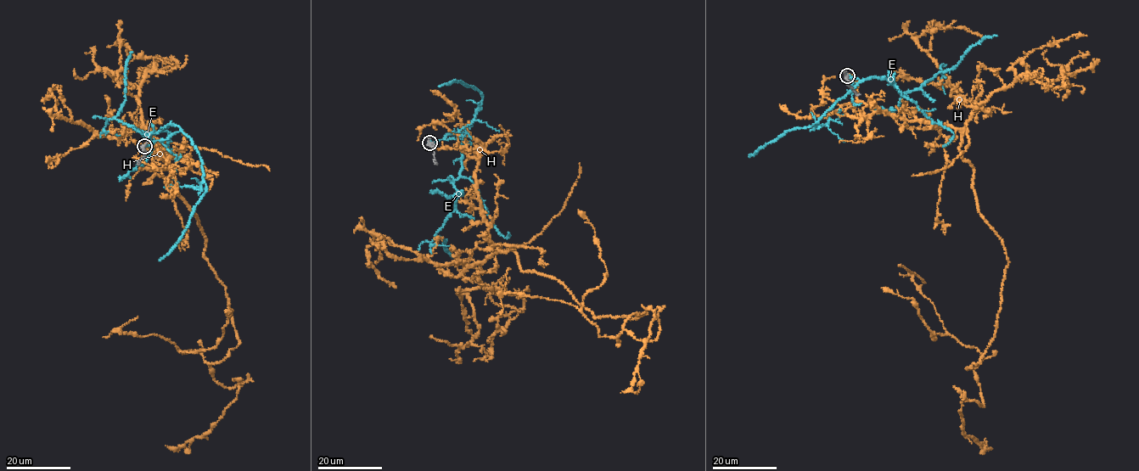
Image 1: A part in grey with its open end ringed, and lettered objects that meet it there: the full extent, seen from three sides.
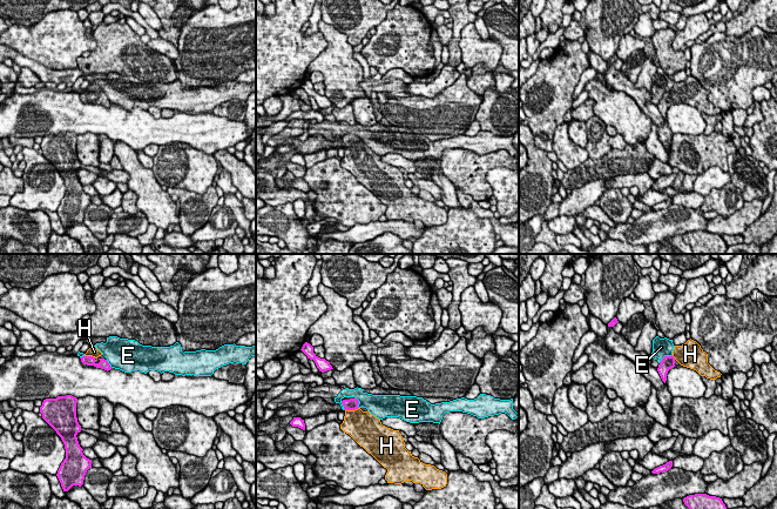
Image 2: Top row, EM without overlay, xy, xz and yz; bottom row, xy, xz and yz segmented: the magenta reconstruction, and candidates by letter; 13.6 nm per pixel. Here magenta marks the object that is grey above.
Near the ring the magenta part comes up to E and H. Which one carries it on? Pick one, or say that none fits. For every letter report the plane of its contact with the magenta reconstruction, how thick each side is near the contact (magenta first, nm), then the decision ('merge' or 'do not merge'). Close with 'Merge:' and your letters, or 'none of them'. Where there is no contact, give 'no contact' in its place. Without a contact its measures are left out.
E: contact in xz; calibres 160 and 280 nm; do not merge
H: contact in xz; calibres 160 and 400 nm; merge
Merge: H

